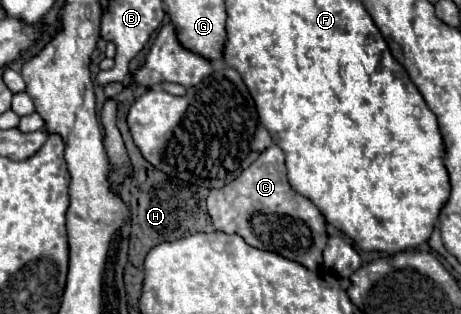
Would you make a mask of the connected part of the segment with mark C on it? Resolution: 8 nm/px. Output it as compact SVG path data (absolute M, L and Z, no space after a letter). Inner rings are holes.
M278 146L264 150L236 180L208 194L208 214L218 232L238 234L258 250L276 252L308 270L322 266L326 246L326 220L304 196L296 194L286 178L284 152Z

